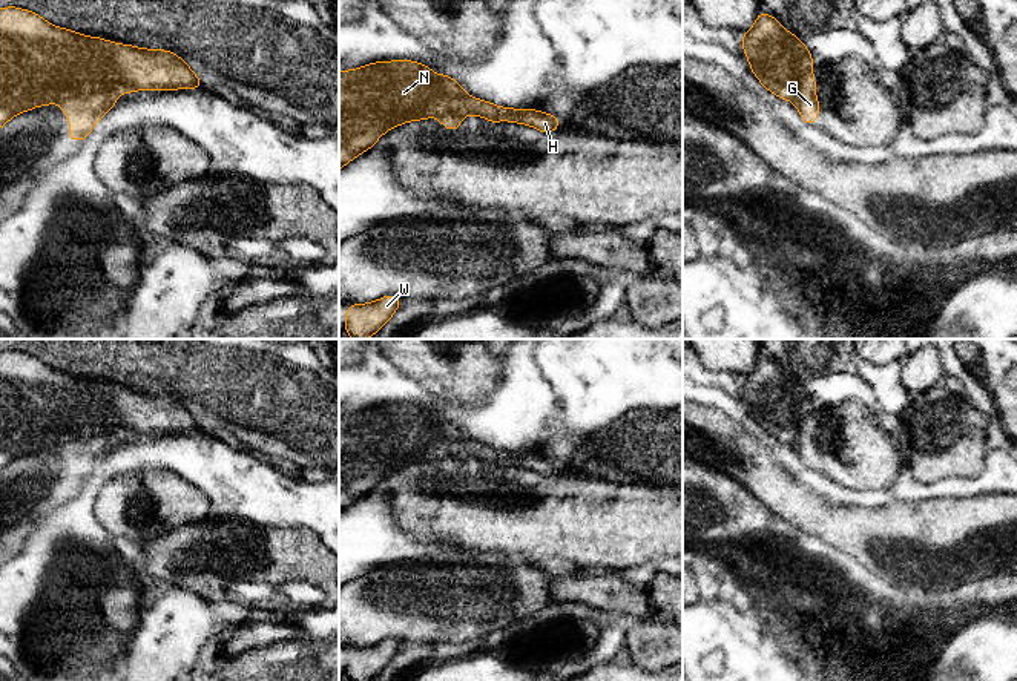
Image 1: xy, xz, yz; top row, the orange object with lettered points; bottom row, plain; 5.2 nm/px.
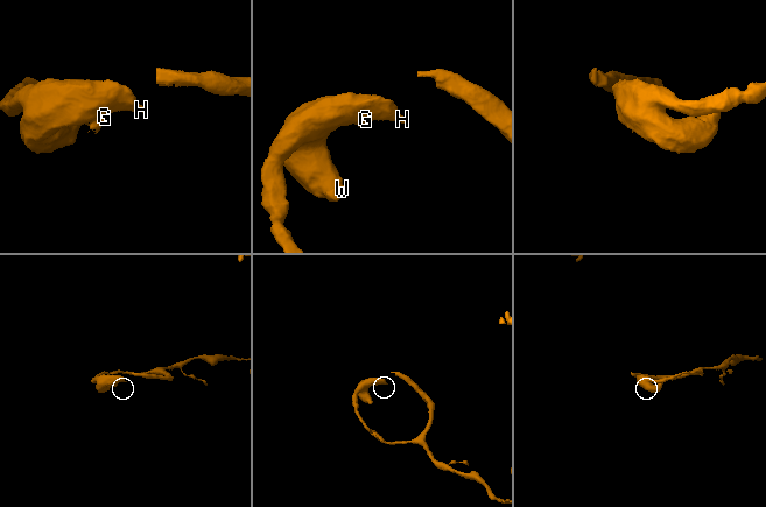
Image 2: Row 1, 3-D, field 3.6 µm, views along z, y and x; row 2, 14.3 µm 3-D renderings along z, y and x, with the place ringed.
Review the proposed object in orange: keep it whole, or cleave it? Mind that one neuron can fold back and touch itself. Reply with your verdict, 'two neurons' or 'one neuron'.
two neurons

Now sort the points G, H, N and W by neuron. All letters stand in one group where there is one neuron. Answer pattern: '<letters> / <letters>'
G / H N W

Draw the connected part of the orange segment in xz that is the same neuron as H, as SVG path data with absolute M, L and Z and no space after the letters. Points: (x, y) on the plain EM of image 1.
M376 405L339 414L339 514L371 492L390 472L443 457L480 459L511 465L541 477L560 471L558 462L535 452L500 451L469 440L460 428L428 410L410 405Z

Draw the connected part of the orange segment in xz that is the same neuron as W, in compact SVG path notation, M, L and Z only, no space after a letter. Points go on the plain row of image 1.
M388 638L374 646L353 647L347 652L345 675L350 681L368 681L390 664L400 649L400 641Z

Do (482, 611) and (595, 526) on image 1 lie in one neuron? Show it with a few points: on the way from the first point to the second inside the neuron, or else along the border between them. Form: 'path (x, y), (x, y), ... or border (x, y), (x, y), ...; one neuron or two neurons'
border (493, 551), (525, 555), (528, 559); two neurons

